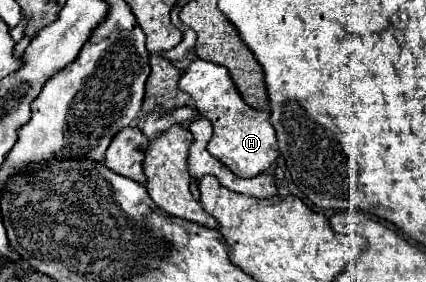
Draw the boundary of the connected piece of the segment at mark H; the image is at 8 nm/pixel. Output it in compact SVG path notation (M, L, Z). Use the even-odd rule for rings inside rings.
M194 59L180 77L178 89L188 93L196 105L196 111L212 123L214 133L206 149L232 173L238 177L256 177L276 161L280 149L274 127L270 123L270 113L248 109L248 105L244 105L240 93L236 93L228 69L202 59Z

